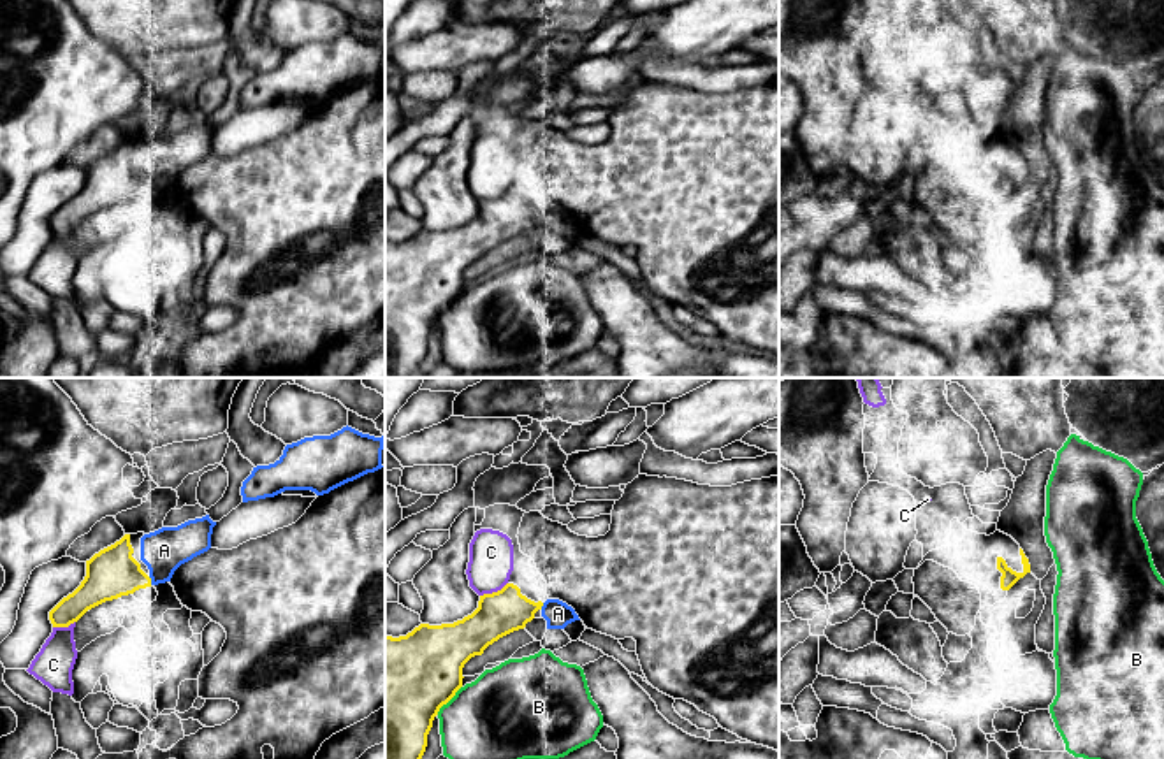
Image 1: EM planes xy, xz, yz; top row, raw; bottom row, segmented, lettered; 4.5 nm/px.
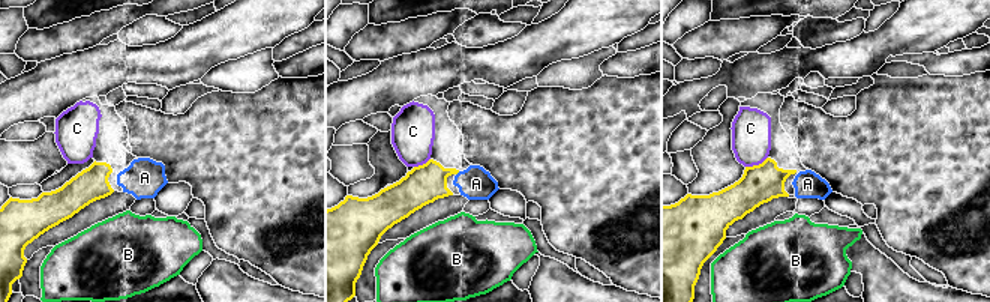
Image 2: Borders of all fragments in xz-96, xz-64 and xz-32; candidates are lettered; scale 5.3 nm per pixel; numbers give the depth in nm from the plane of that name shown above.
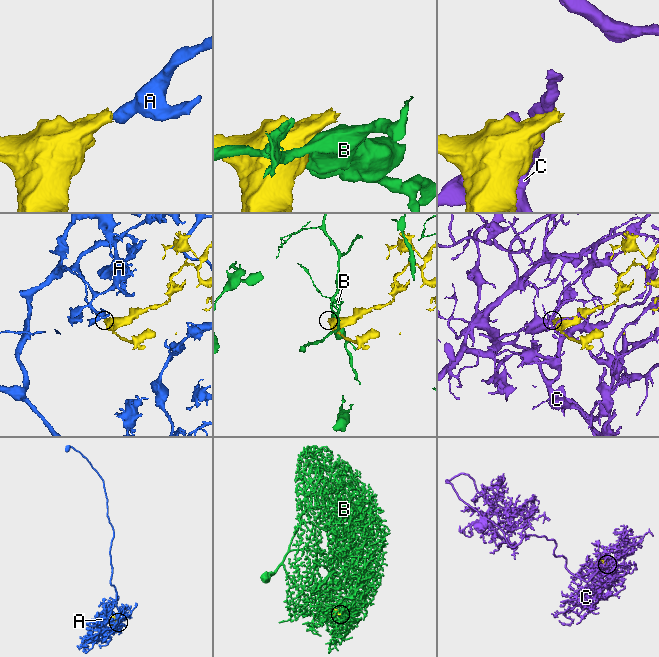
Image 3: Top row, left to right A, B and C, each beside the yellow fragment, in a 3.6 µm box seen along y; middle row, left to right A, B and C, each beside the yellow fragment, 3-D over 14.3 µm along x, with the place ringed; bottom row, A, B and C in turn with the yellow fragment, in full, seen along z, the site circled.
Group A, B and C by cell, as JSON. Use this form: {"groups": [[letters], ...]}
{"groups": [["A"], ["B"], ["C"]]}

